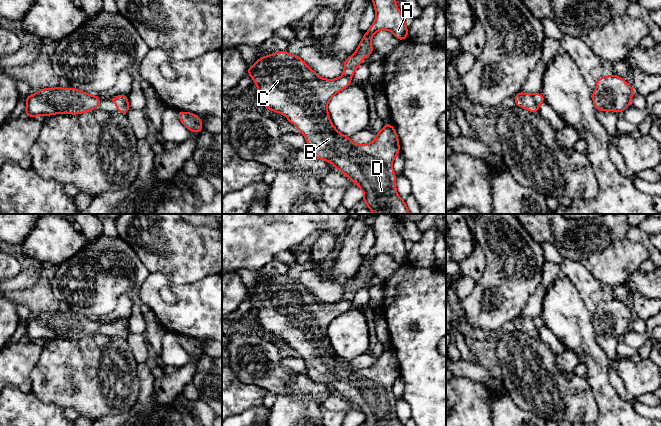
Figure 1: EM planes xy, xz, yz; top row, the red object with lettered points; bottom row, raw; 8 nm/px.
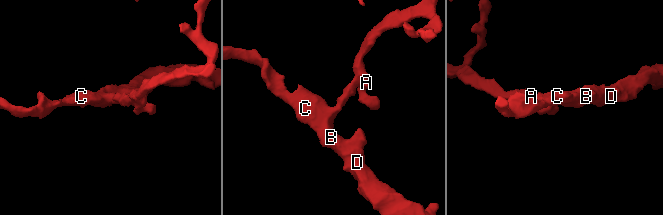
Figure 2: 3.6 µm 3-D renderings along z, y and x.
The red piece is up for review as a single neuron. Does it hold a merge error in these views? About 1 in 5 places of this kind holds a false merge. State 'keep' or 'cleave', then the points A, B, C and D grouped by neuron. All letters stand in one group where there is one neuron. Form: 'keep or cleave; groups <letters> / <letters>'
keep; groups A B C D

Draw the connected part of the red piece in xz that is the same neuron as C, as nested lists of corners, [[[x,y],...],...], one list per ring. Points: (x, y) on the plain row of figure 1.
[[[375,214],[372,227],[376,235],[376,243],[360,265],[355,277],[346,282],[343,300],[336,303],[324,303],[298,280],[287,275],[279,275],[259,282],[255,288],[247,292],[247,298],[252,301],[258,311],[258,323],[263,330],[271,335],[283,338],[287,344],[296,350],[308,366],[307,375],[316,383],[330,386],[337,394],[351,403],[363,416],[364,426],[406,426],[403,425],[396,415],[396,399],[392,392],[395,381],[400,377],[399,363],[395,352],[390,347],[385,347],[380,356],[376,357],[375,363],[369,368],[354,368],[350,361],[340,357],[332,348],[327,334],[329,324],[341,314],[351,309],[351,302],[366,280],[374,276],[371,270],[372,260],[379,254],[388,254],[399,264],[408,262],[408,251],[405,248],[405,240],[396,229],[396,216],[394,214]]]

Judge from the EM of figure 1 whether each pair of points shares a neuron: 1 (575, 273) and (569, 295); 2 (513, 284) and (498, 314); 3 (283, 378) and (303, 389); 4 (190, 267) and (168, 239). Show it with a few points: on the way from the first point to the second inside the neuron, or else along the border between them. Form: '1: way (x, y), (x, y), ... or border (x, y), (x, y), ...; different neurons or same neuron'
1: border (562, 274), (574, 285), (585, 303); different neurons
2: way (506, 291), (500, 297), (500, 307); same neuron
3: way (288, 381), (298, 384); same neuron
4: way (188, 260), (174, 246); same neuron

